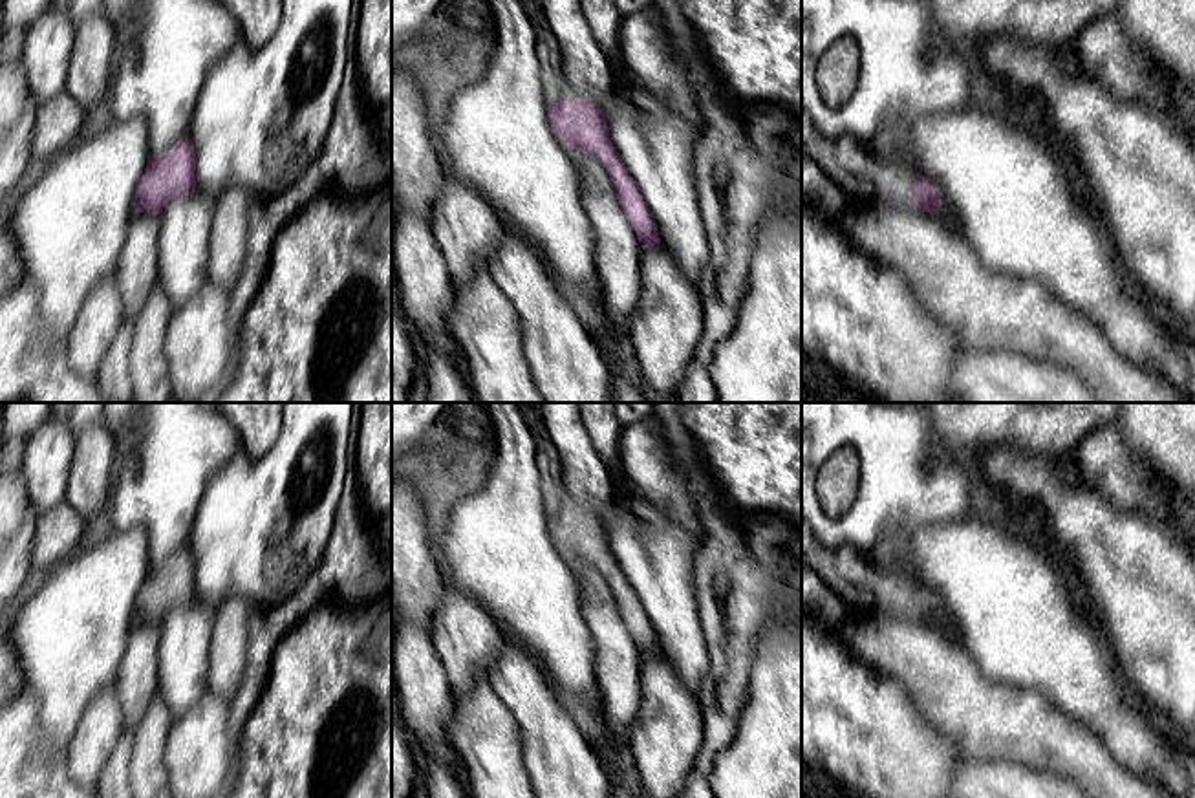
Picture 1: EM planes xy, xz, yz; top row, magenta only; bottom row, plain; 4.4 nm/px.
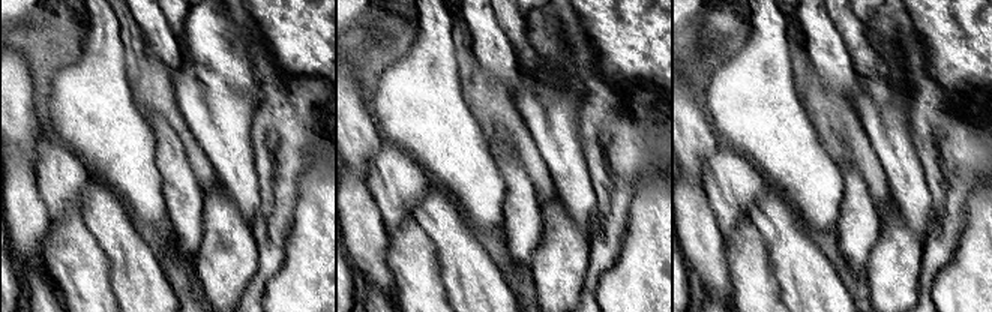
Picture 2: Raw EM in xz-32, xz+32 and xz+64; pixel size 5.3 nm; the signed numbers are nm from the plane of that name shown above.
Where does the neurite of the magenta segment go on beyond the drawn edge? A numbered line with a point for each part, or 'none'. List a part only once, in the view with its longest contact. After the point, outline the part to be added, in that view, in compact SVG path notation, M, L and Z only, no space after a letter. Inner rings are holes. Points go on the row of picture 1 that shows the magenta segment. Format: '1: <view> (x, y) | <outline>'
1: xz (557, 88) | M522 0L522 5L536 29L536 55L544 81L544 95L547 102L582 101L584 93L575 90L562 70L562 53L545 18L540 0Z

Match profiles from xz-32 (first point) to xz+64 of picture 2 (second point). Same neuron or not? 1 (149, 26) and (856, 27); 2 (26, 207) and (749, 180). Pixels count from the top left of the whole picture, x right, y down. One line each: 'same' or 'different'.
1: different
2: different

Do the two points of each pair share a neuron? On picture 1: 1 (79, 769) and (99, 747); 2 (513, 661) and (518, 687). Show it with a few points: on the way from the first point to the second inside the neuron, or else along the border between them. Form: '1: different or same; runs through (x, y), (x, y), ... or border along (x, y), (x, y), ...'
1: same; runs through (85, 764), (94, 753)
2: same; runs through (513, 667), (518, 681)

